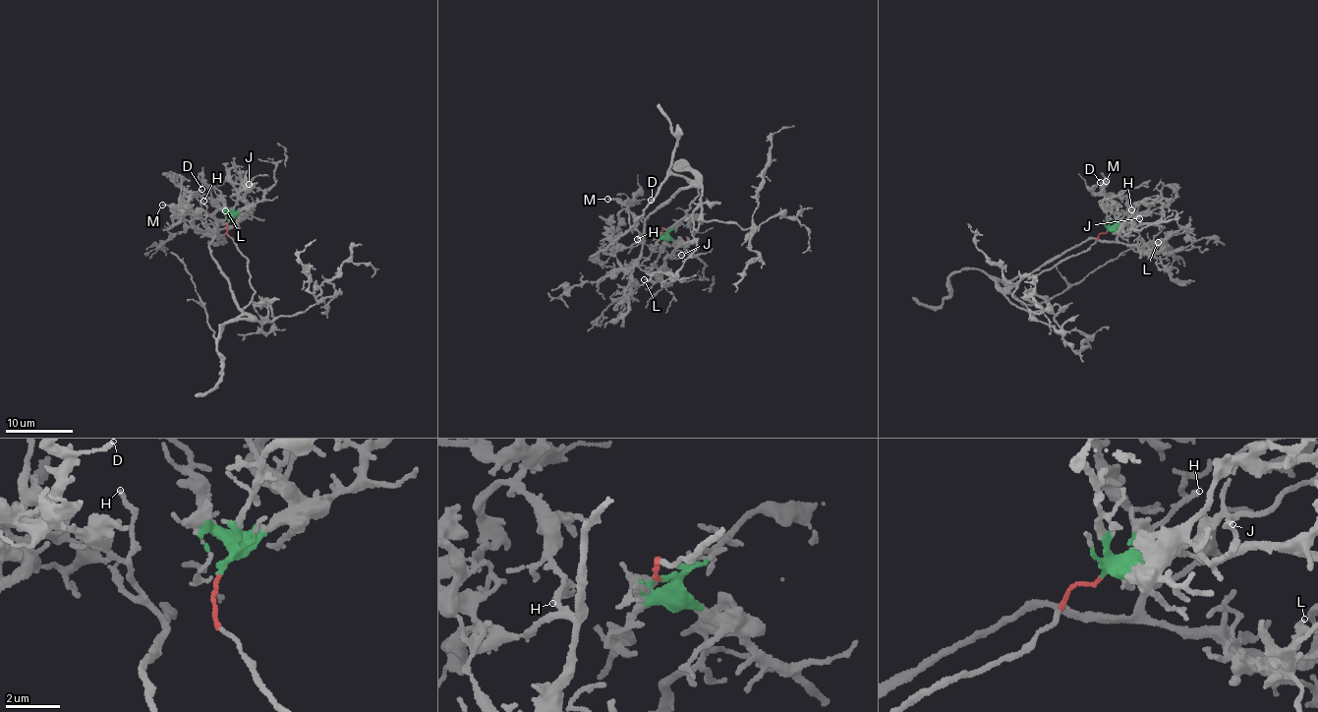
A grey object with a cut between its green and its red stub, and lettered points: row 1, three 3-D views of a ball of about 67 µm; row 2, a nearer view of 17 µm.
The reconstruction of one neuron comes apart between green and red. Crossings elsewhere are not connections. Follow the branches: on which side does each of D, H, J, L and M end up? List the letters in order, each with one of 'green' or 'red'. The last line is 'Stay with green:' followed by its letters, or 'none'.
D: red
H: red
J: green
L: red
M: red
Stay with green: J

